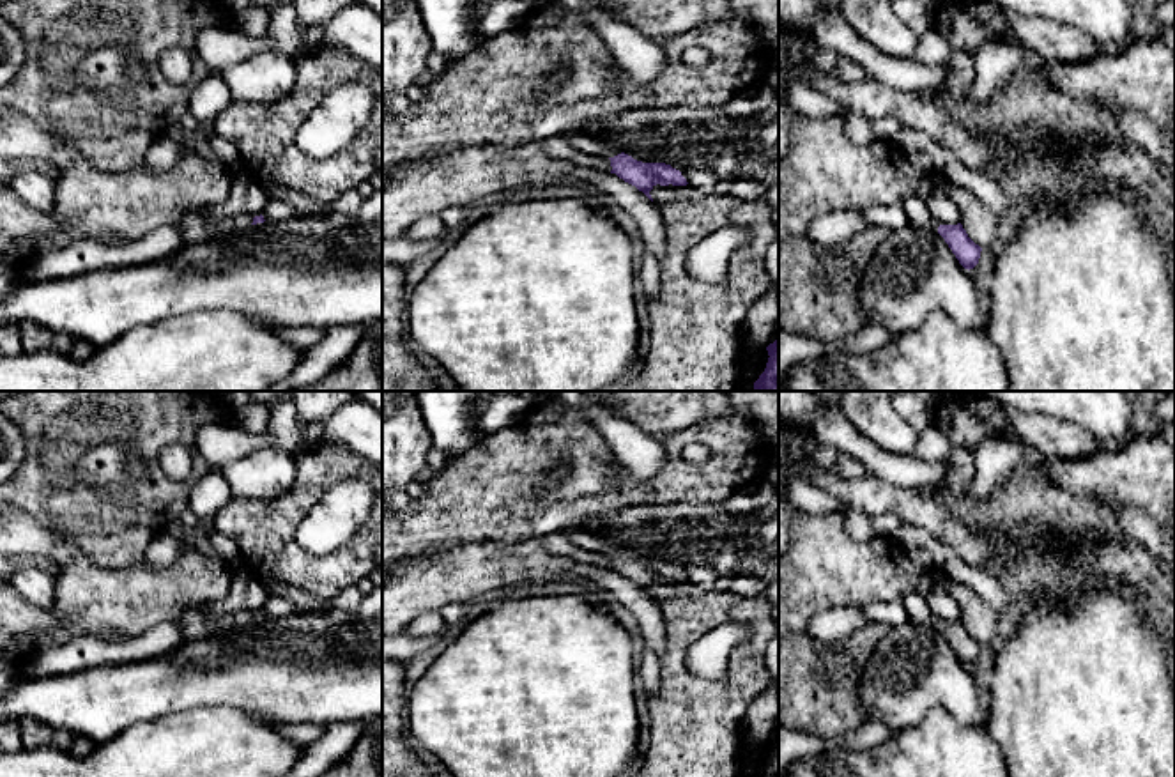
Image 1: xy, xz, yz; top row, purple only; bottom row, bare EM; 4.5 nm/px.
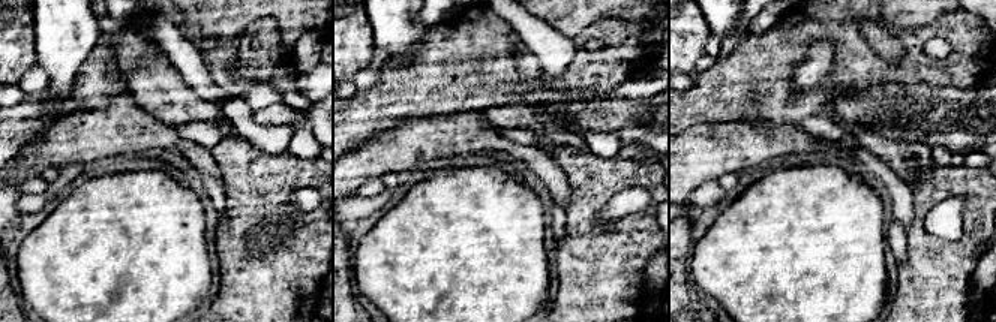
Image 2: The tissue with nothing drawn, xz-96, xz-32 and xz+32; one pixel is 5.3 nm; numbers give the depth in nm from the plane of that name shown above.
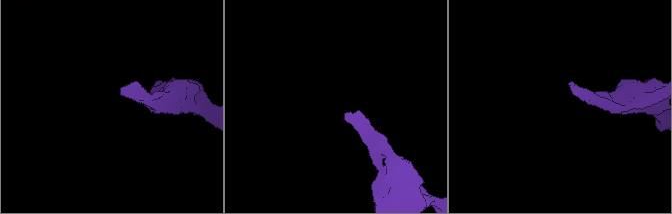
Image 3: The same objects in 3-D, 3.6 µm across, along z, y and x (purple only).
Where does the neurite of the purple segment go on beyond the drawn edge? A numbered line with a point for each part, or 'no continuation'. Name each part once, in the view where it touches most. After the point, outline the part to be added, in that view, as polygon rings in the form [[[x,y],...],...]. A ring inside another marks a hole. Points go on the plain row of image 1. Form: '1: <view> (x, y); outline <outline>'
1: xz (584, 538); outline [[[580,526],[573,531],[568,531],[568,538],[573,545],[591,552],[614,554],[621,550],[621,545],[614,538],[584,529]]]

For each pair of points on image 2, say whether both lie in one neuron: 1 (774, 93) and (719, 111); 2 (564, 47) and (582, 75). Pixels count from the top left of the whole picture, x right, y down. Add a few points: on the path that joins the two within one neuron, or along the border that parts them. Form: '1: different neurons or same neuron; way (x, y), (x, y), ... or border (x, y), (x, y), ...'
1: same neuron; way (761, 93), (735, 95), (732, 98)
2: different neurons; border (573, 38), (570, 63), (557, 77), (545, 75)

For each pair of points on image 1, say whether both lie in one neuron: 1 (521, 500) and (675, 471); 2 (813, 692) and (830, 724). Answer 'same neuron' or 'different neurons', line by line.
1: same neuron
2: same neuron

